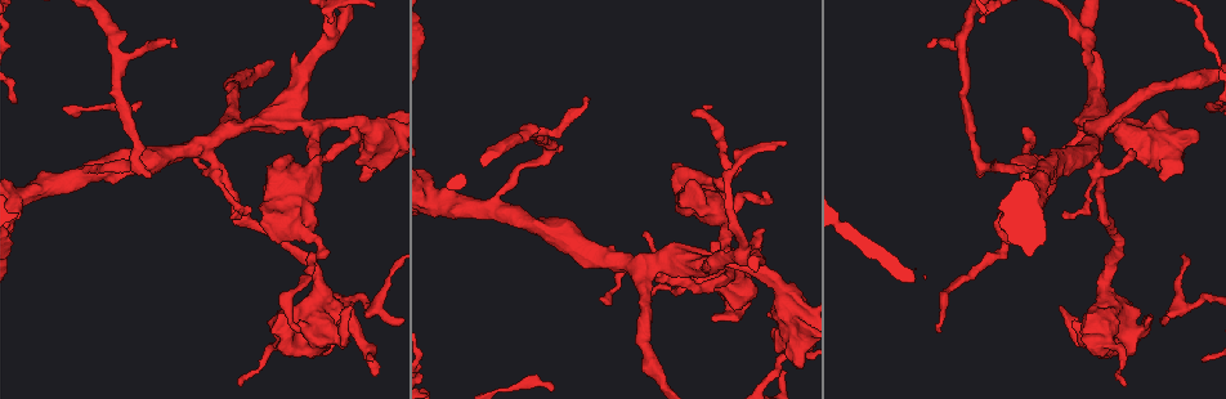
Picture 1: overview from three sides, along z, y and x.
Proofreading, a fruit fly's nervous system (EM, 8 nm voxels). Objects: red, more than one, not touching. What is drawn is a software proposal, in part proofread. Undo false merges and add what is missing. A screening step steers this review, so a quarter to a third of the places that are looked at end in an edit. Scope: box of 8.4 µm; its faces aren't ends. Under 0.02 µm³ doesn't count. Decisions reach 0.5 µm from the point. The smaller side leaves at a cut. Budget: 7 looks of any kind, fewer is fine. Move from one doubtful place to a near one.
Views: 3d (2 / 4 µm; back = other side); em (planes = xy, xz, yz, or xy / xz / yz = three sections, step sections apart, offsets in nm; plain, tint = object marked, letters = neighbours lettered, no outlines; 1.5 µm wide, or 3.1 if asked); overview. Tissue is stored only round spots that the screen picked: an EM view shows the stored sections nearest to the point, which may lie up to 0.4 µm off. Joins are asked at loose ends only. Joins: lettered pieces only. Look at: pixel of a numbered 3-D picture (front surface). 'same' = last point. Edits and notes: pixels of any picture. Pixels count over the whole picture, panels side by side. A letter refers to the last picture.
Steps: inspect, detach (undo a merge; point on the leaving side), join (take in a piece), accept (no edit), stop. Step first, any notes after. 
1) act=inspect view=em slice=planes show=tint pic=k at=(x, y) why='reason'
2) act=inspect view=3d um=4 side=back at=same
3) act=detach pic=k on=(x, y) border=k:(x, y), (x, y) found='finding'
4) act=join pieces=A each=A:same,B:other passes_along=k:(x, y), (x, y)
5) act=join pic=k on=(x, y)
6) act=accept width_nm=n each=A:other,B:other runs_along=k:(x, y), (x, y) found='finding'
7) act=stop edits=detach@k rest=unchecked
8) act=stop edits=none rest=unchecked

act=inspect view=3d um=4 pic=1 at=(336, 334) why='abrupt turn'

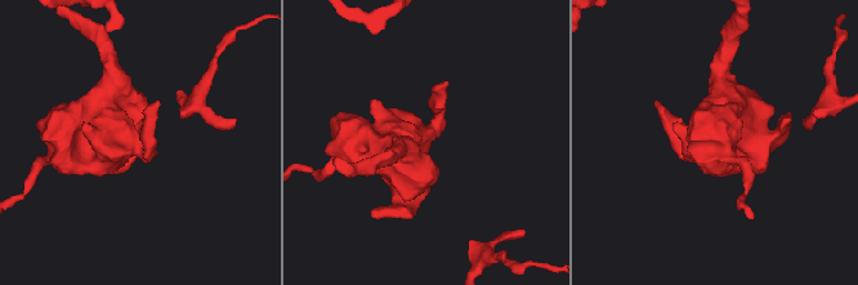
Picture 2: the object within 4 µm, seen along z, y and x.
act=inspect view=em slice=xz step=8 show=letters pic=2 at=(138, 145)

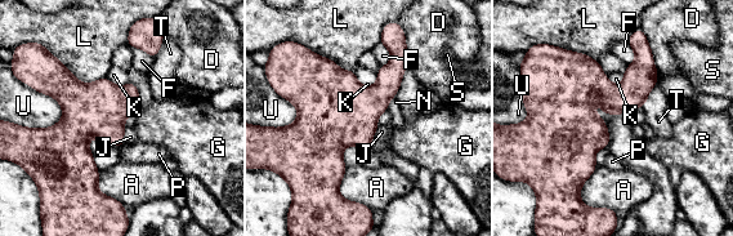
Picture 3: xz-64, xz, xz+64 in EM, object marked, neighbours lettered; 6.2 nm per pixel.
act=accept width_nm=190 longest_contact=L:360nm each=A:other,D:other,F:other,G:other,J:other,K:other,L:other,N:other,P:other,S:other,T:other,U:other found='continuous, no second neuron'

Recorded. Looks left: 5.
act=inspect view=em slice=planes show=tint pic=1 at=(372, 360) why='branch stops here'

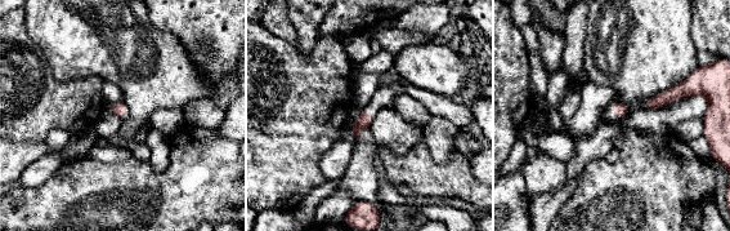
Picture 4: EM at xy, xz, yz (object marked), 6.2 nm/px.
act=inspect view=em slice=planes show=letters at=same why='see the neighbours'

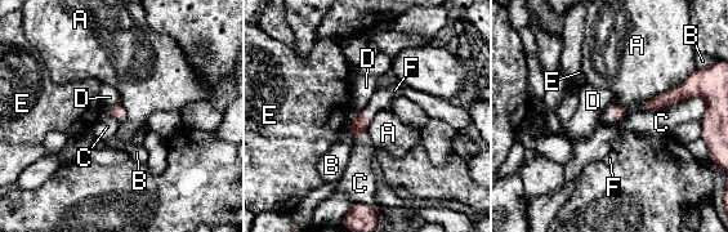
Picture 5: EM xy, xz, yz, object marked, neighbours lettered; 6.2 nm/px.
act=join pieces=F each=A:other,B:other,C:other,D:other,E:other,F:same passes_along=5:(617, 111), (612, 115), (606, 119) found='the neuron continues'

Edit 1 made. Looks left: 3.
act=inspect view=3d um=4 side=back pic=1 at=(646, 231)

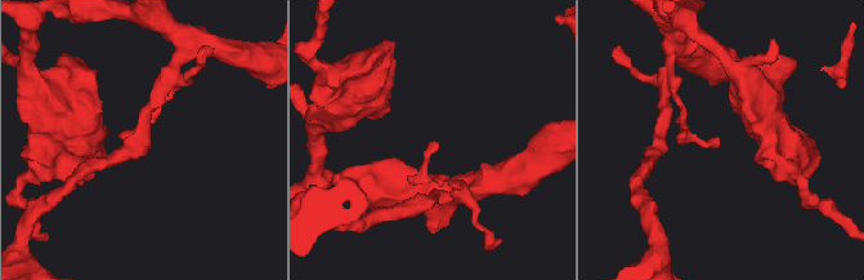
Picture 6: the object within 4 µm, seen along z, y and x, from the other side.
act=inspect view=em slice=planes show=tint pic=6 at=(150, 147) why='need the tissue'

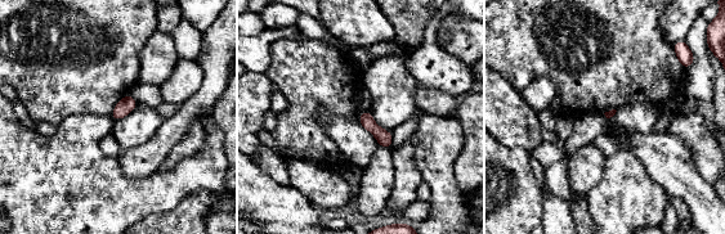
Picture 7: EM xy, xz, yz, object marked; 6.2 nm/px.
act=inspect view=em slice=planes show=letters at=same why='what lies round it'

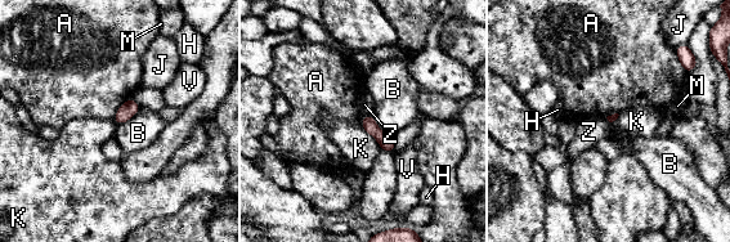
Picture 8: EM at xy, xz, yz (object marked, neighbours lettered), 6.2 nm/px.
act=accept each=A:other,B:other,H:other,J:other,K:other,M:other,V:other,Z:other border=8:(359, 121), (381, 148) found='none of them fits'

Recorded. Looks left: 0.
act=stop edits=join@5 rest=unchecked

